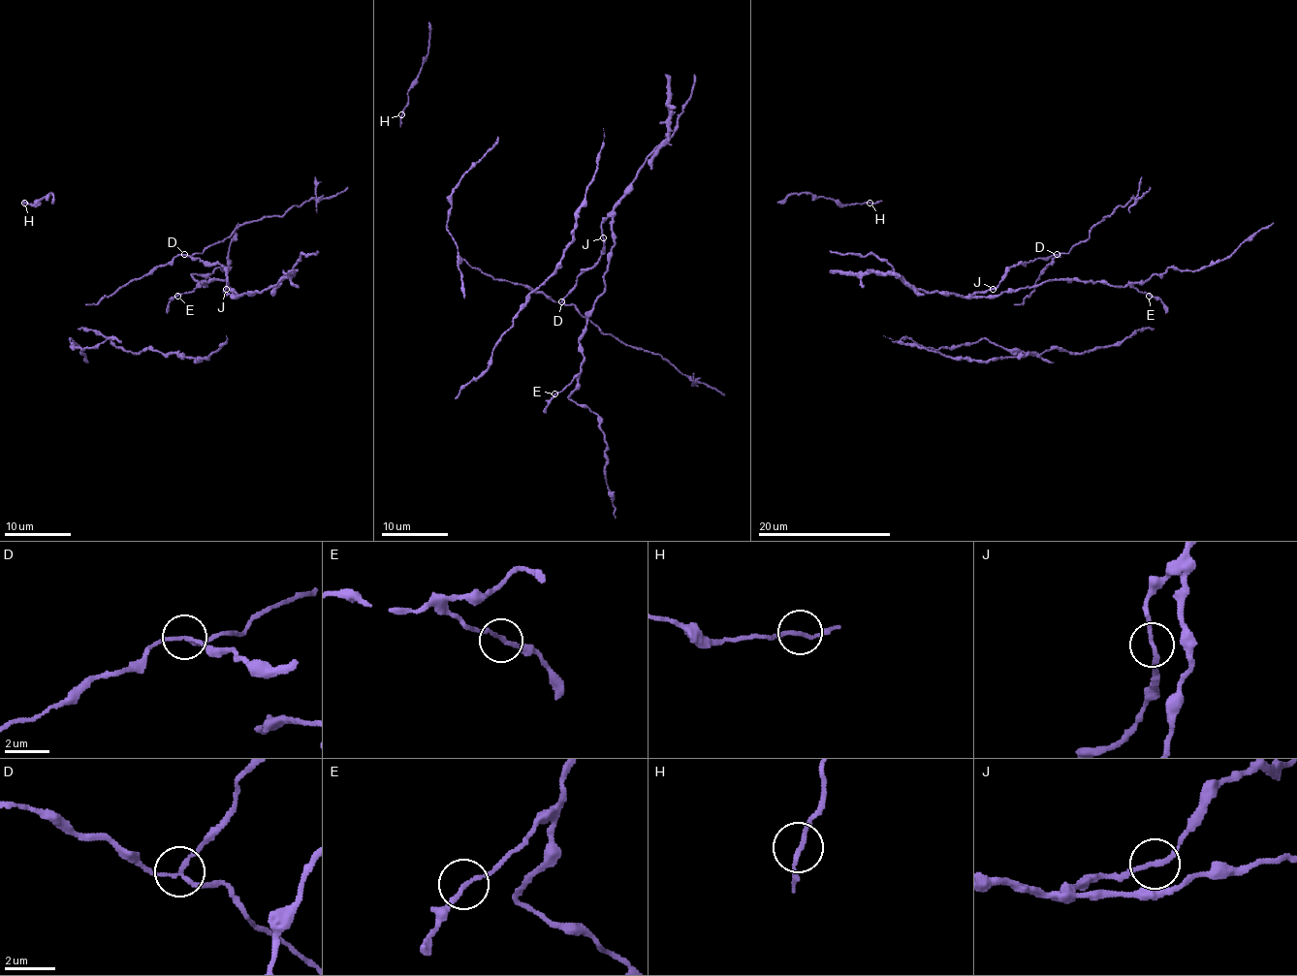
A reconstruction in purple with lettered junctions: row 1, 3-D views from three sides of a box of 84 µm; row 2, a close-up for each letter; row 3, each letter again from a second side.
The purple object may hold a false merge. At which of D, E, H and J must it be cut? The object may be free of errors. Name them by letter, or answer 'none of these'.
D

